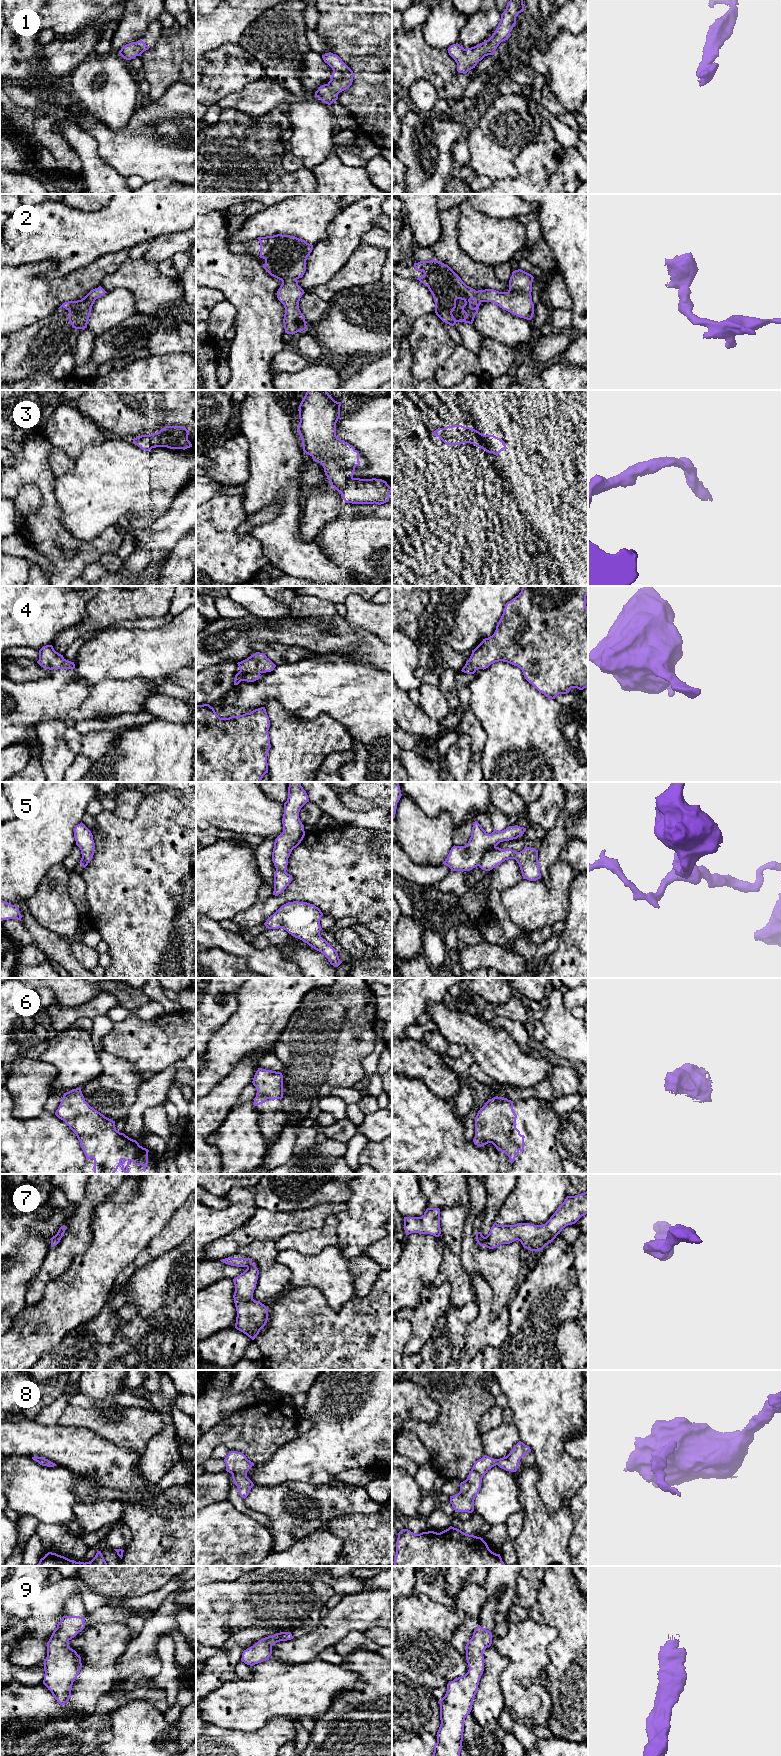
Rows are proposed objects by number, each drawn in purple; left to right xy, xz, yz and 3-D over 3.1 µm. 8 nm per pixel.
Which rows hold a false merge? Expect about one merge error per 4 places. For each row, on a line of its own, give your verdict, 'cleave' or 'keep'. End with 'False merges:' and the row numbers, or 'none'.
1: keep
2: keep
3: keep
4: keep
5: cleave
6: keep
7: keep
8: keep
9: keep
False merges: 5

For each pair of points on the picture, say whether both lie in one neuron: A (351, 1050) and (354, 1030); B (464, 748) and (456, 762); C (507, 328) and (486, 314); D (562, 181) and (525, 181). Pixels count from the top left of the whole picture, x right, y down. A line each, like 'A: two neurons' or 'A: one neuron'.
A: one neuron
B: one neuron
C: one neuron
D: one neuron

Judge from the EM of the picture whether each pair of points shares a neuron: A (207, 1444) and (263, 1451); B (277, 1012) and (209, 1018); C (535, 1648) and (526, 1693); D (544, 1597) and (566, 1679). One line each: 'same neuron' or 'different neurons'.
A: same neuron
B: different neurons
C: same neuron
D: same neuron

